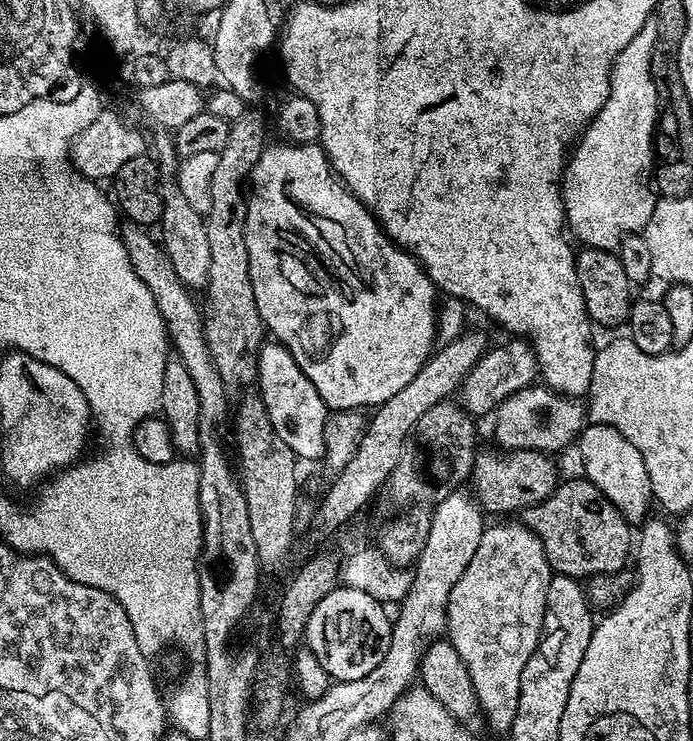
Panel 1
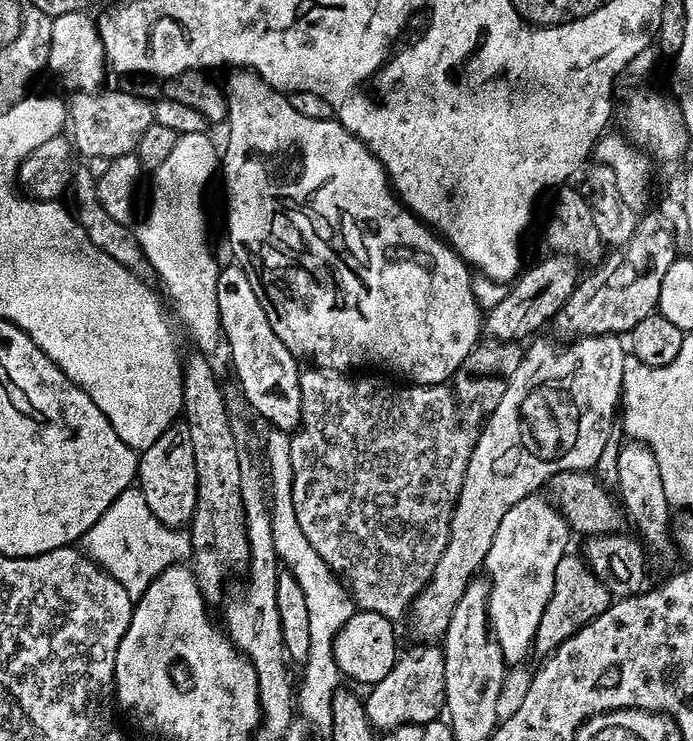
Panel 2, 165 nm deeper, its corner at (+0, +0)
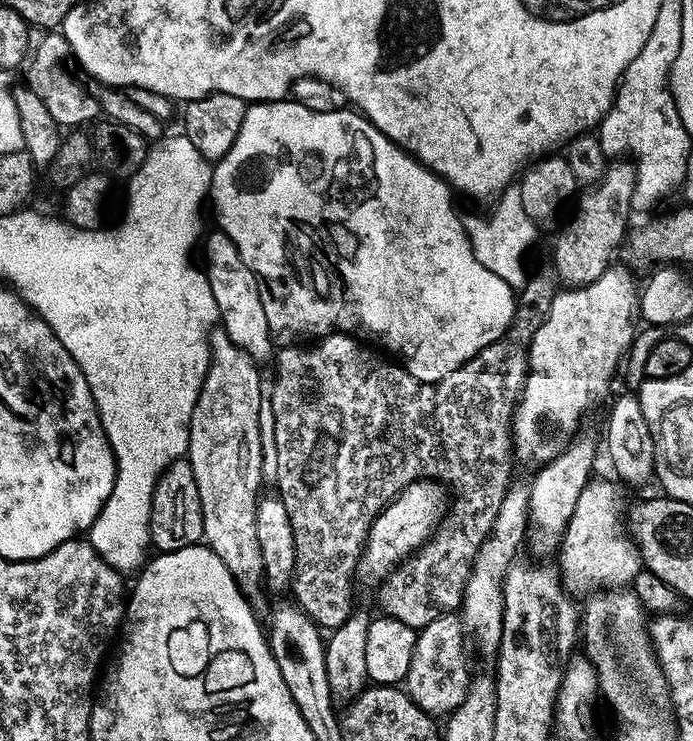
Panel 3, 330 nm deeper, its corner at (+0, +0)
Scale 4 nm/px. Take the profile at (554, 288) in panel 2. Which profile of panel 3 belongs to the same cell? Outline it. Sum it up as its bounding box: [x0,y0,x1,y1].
[550,162,635,288]

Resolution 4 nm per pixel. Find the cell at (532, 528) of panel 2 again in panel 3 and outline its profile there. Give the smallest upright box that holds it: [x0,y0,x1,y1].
[528,436,596,553]

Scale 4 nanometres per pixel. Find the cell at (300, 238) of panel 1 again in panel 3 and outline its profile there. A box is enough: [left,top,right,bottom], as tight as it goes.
[210,98,518,384]

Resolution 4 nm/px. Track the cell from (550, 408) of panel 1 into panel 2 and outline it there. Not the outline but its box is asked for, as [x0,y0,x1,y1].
[410,336,626,642]

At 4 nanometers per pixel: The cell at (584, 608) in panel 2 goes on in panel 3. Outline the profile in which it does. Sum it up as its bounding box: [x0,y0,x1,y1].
[558,479,644,598]

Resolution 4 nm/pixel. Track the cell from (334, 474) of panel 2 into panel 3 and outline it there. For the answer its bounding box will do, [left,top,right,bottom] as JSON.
[270,334,528,630]

